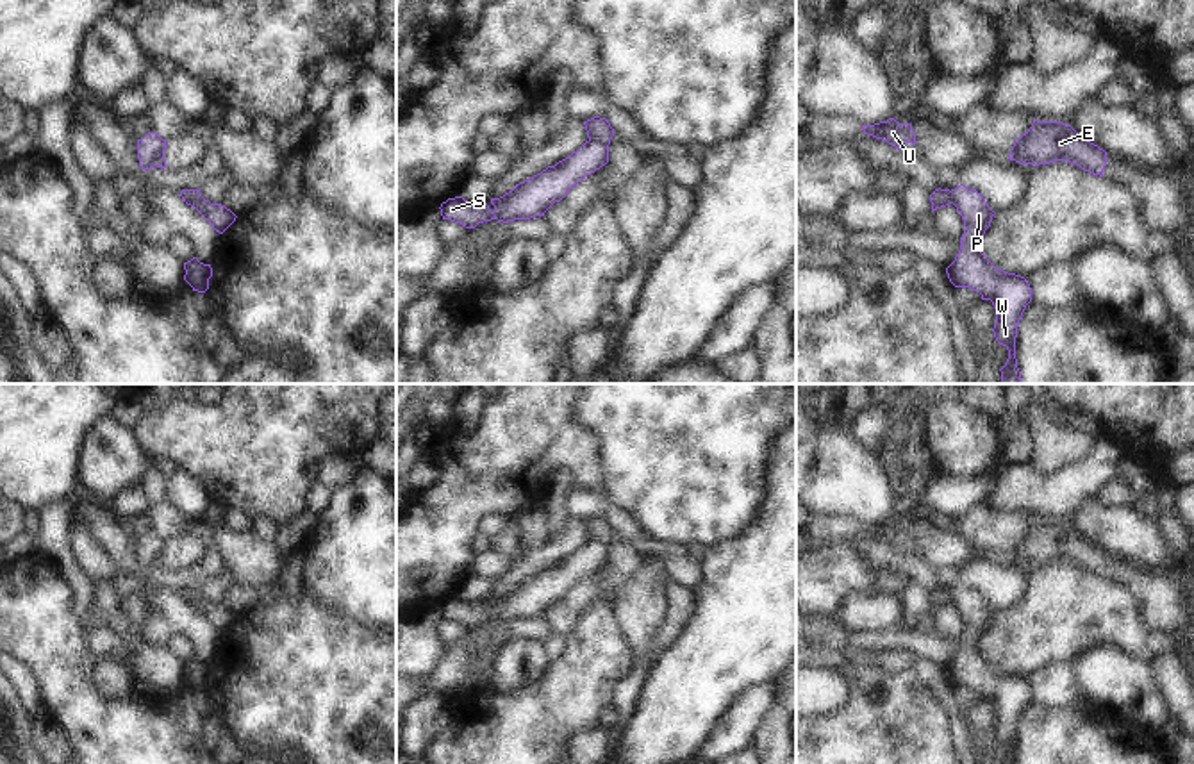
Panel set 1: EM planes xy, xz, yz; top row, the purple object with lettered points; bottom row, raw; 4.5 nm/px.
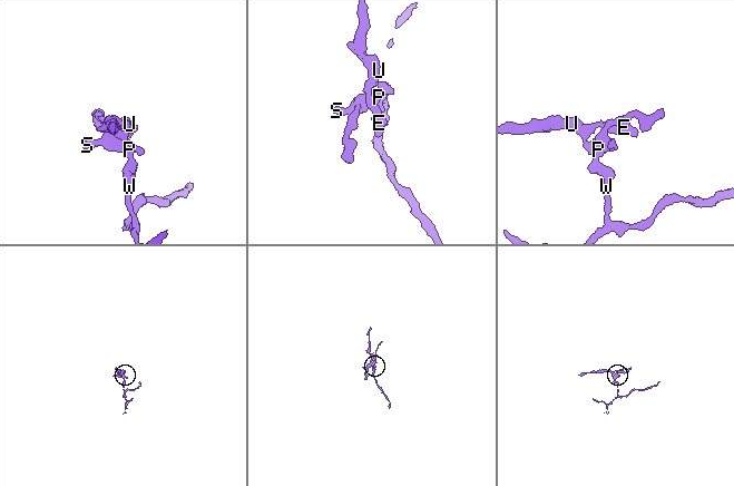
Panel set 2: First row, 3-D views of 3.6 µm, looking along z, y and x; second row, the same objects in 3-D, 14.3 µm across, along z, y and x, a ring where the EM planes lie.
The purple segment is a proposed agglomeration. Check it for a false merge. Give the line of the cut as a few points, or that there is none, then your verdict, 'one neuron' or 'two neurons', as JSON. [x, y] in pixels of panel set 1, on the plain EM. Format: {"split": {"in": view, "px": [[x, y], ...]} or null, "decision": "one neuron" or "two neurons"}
{"split": {"in": "xz", "px": [[589, 539], [607, 548]]}, "decision": "two neurons"}

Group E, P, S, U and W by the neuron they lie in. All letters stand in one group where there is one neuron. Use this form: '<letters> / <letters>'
E U / P S W

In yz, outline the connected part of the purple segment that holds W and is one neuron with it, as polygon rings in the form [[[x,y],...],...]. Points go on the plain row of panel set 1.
[[[964,584],[951,589],[953,605],[964,619],[964,634],[955,660],[946,668],[955,687],[971,687],[991,700],[996,709],[994,737],[1008,750],[1005,764],[1017,764],[1016,737],[1017,725],[1032,702],[1032,687],[1024,677],[996,668],[980,648],[985,630],[996,614],[982,593]]]

